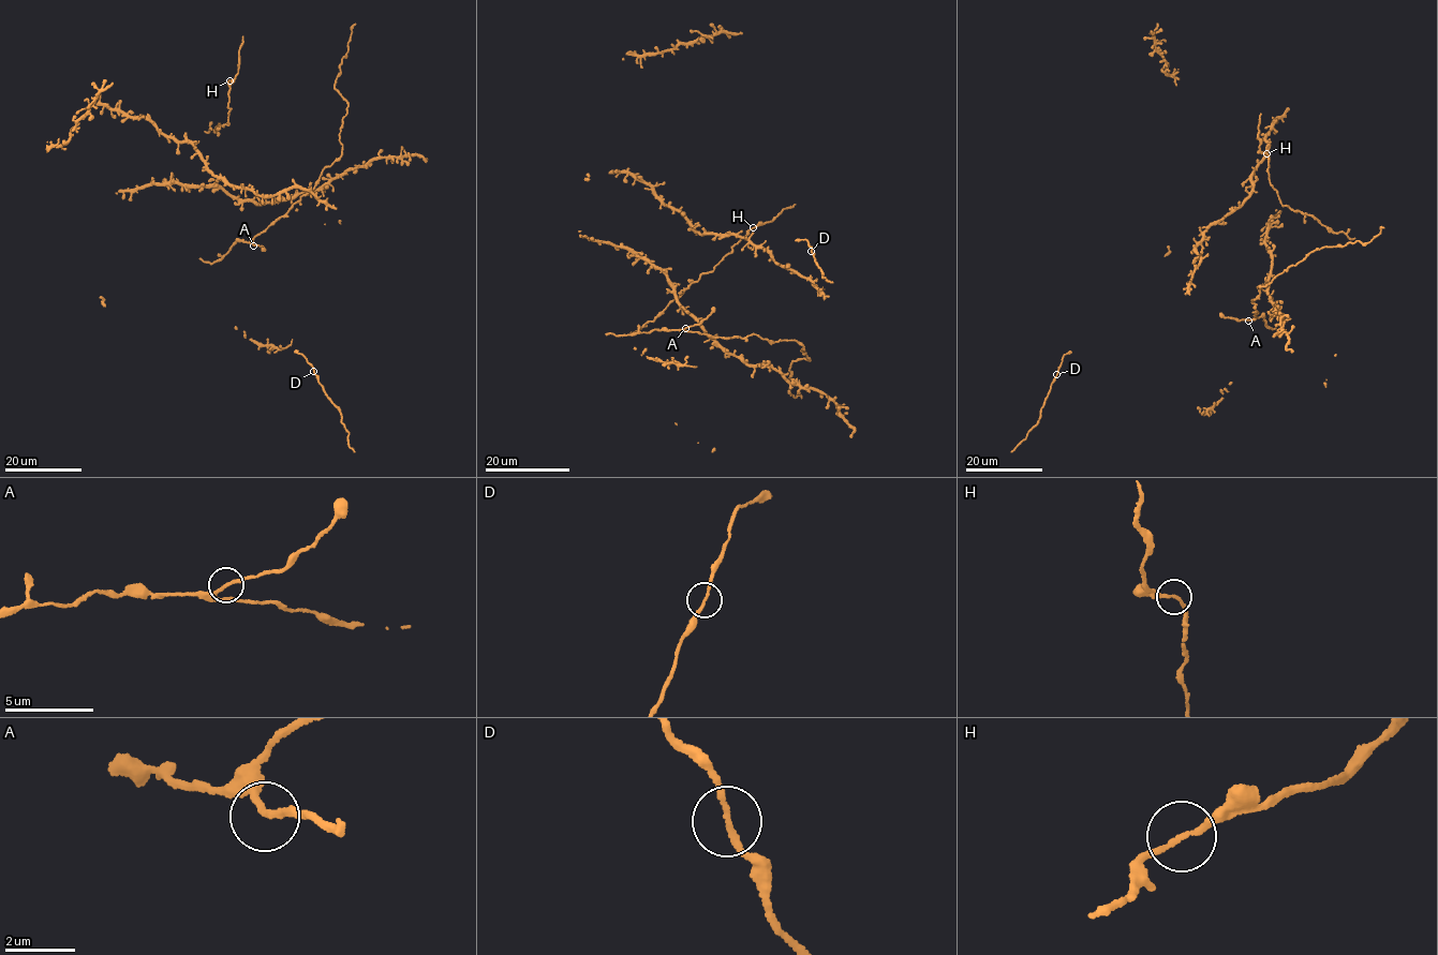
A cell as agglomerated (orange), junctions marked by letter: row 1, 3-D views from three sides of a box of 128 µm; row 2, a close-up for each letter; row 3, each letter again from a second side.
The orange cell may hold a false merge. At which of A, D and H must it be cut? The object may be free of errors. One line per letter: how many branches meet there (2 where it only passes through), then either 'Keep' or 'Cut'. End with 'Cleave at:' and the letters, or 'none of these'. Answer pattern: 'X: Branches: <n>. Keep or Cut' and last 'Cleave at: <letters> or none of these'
A: Branches: 2. Keep
D: Branches: 2. Keep
H: Branches: 2. Keep
Cleave at: none of these

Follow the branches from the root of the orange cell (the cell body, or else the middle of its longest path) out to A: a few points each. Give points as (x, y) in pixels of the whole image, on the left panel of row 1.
A: (285, 213), (252, 239), (253, 245)

